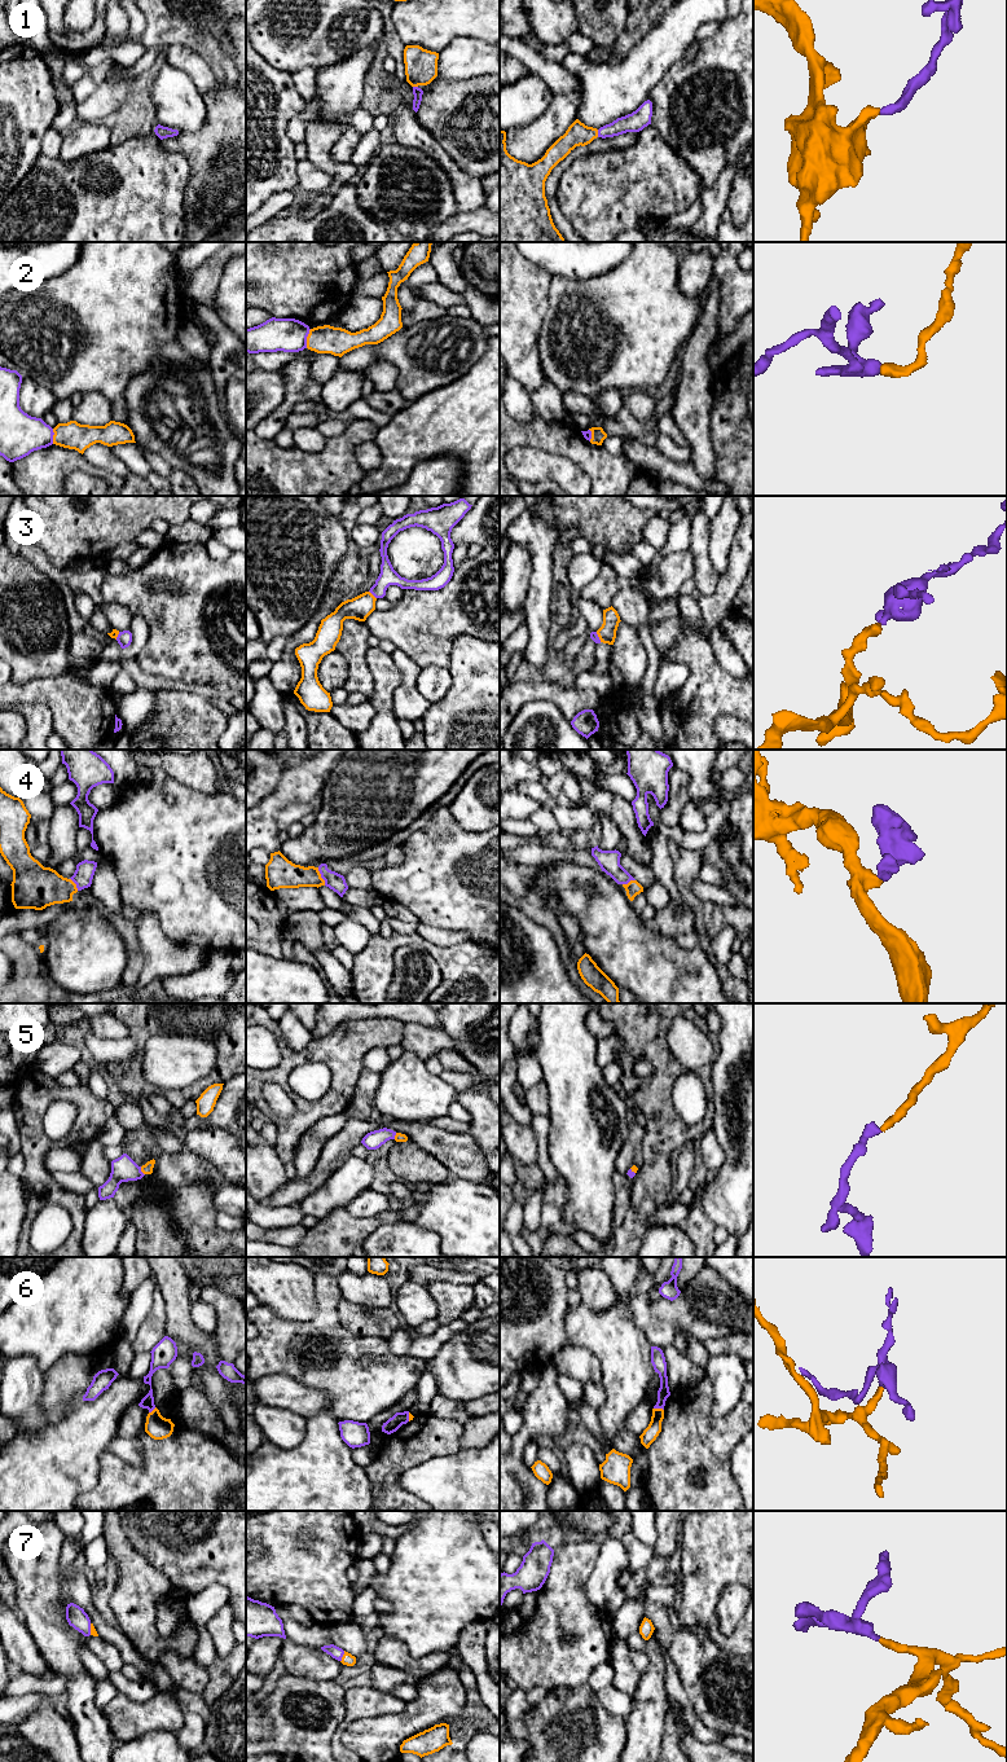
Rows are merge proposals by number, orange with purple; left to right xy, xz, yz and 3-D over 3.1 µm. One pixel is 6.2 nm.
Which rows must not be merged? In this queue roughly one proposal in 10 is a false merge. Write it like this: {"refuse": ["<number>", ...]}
{"refuse": ["2"]}

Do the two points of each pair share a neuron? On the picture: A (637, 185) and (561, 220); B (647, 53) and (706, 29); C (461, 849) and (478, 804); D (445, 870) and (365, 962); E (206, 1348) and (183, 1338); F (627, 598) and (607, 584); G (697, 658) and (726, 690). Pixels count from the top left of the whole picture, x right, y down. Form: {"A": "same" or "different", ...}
{"A": "different", "B": "different", "C": "different", "D": "different", "E": "same", "F": "different", "G": "same"}

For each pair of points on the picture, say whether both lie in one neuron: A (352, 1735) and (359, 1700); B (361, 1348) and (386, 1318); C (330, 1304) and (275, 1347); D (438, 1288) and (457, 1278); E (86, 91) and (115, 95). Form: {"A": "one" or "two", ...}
{"A": "two", "B": "two", "C": "one", "D": "two", "E": "two"}

